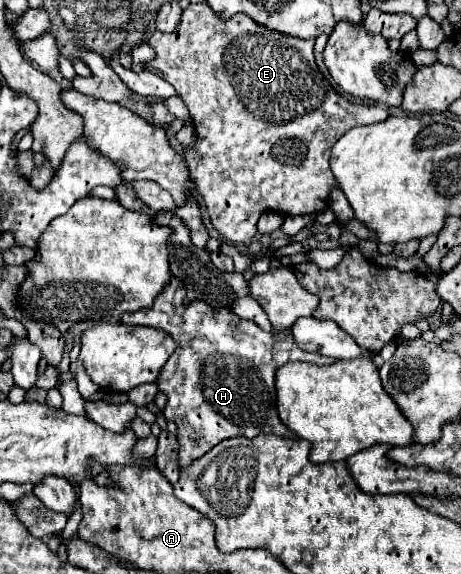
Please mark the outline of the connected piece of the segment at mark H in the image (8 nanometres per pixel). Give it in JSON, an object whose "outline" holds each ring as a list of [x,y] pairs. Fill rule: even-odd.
{"outline":[[[171,279],[161,295],[155,299],[151,309],[143,309],[145,315],[123,315],[121,323],[125,325],[151,325],[167,331],[175,343],[175,355],[163,367],[163,373],[157,379],[157,387],[167,393],[169,401],[163,409],[165,419],[175,421],[177,439],[179,439],[179,469],[189,467],[195,459],[205,455],[219,441],[229,437],[255,437],[261,433],[275,433],[281,437],[293,437],[293,433],[281,423],[277,415],[275,403],[275,371],[287,361],[311,361],[311,363],[331,363],[331,359],[315,353],[305,353],[293,341],[291,331],[283,333],[267,333],[255,321],[247,321],[237,317],[231,309],[213,309],[201,301],[191,301],[185,305],[185,291],[177,279]]]}

